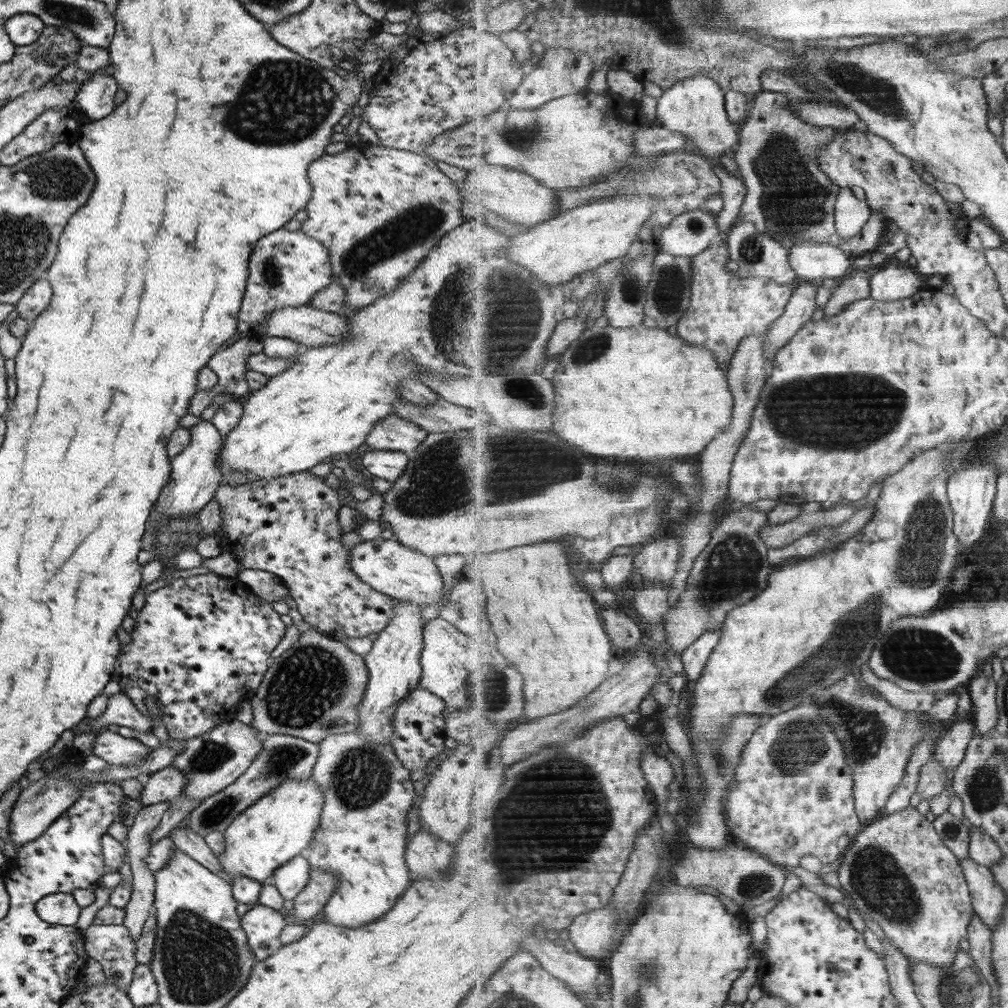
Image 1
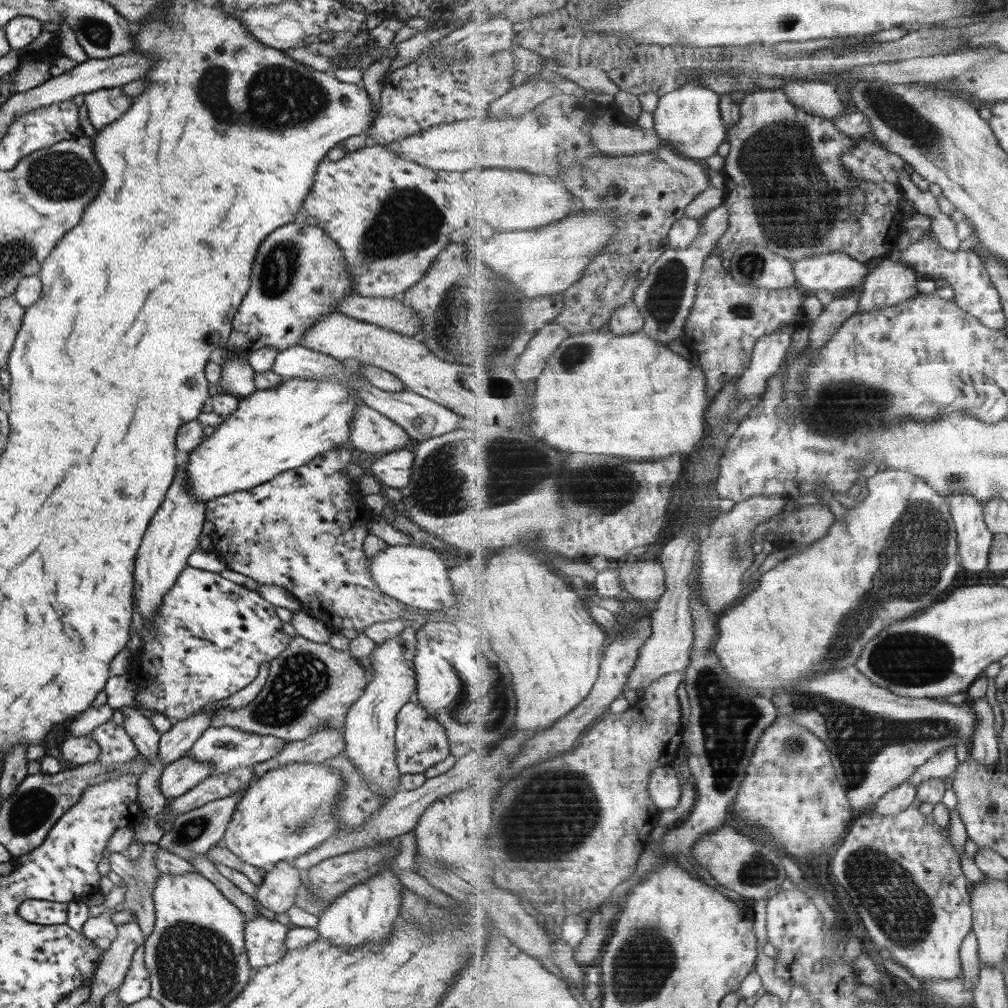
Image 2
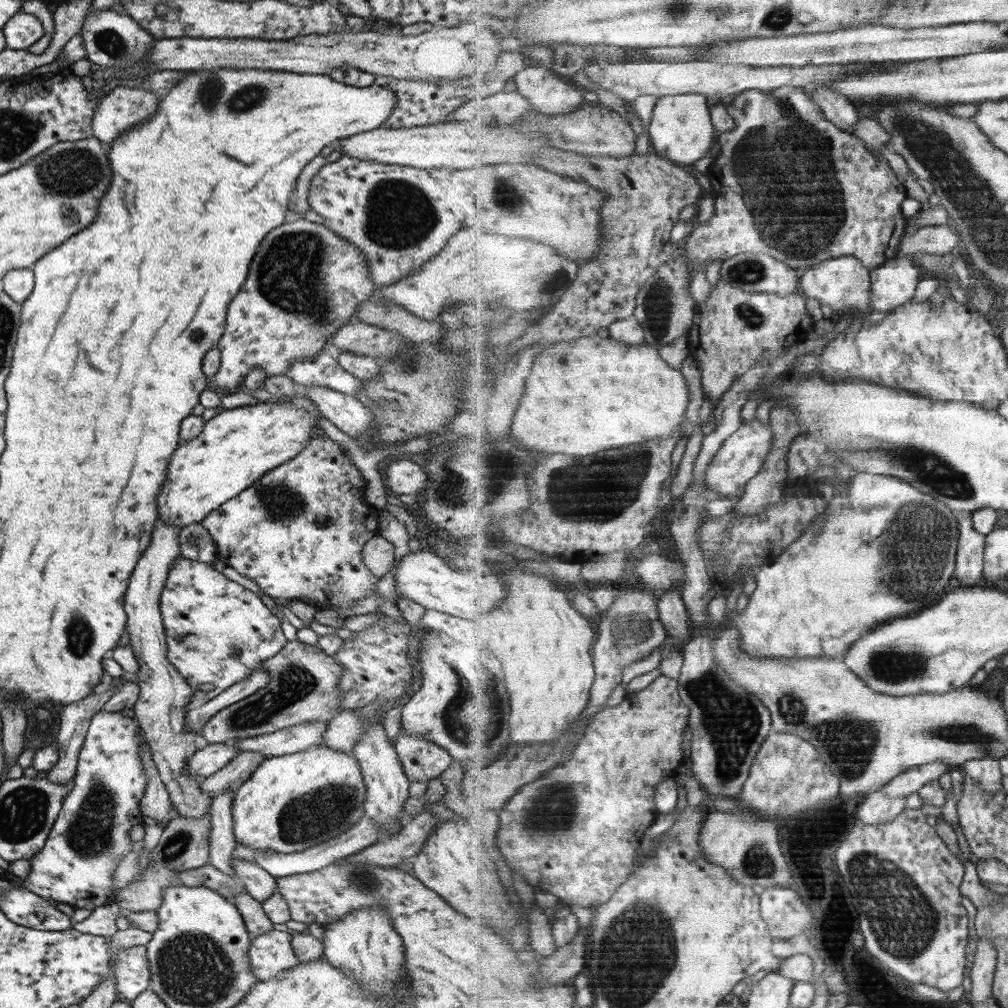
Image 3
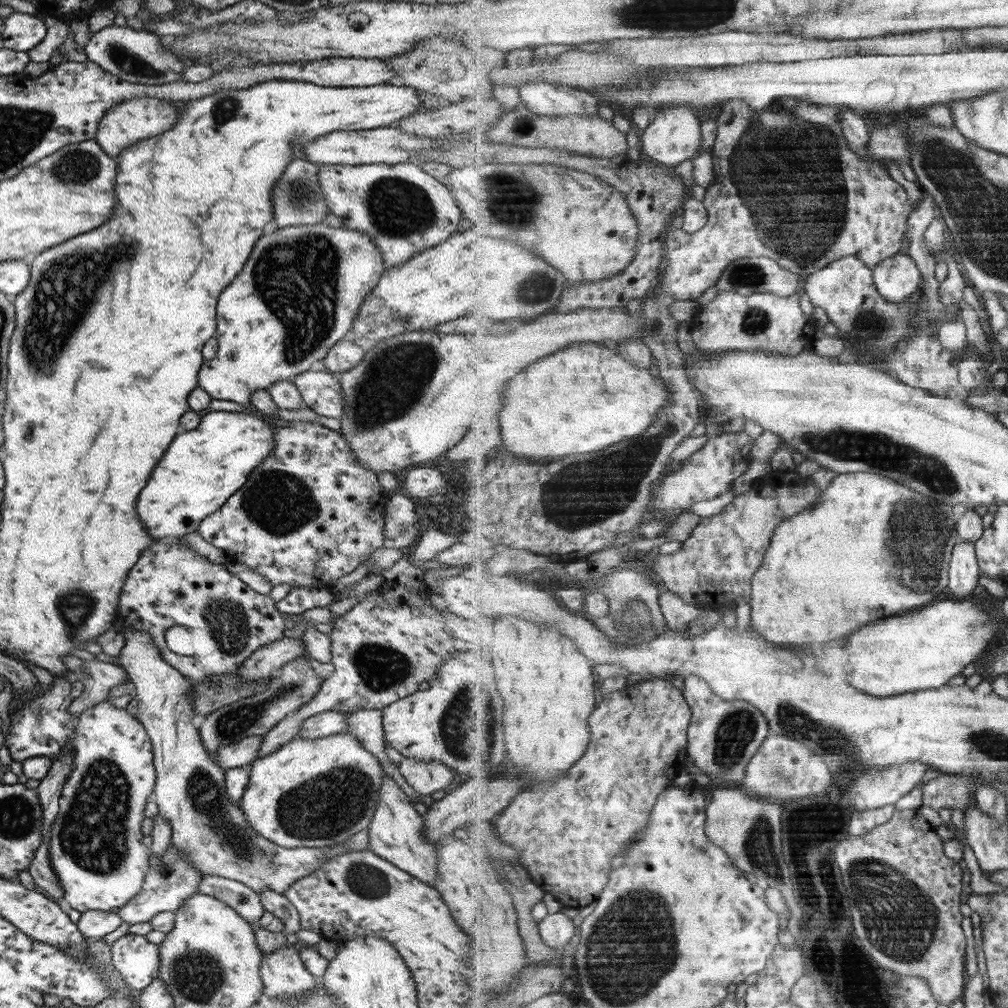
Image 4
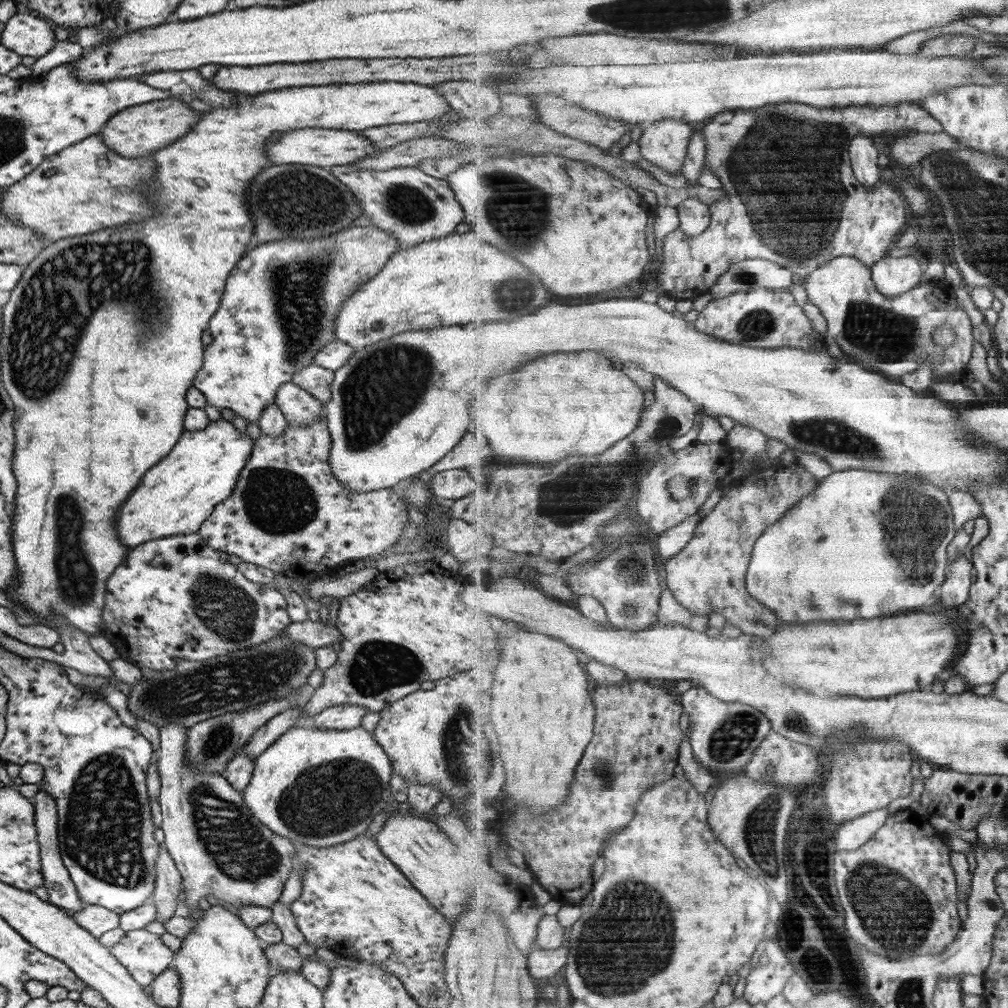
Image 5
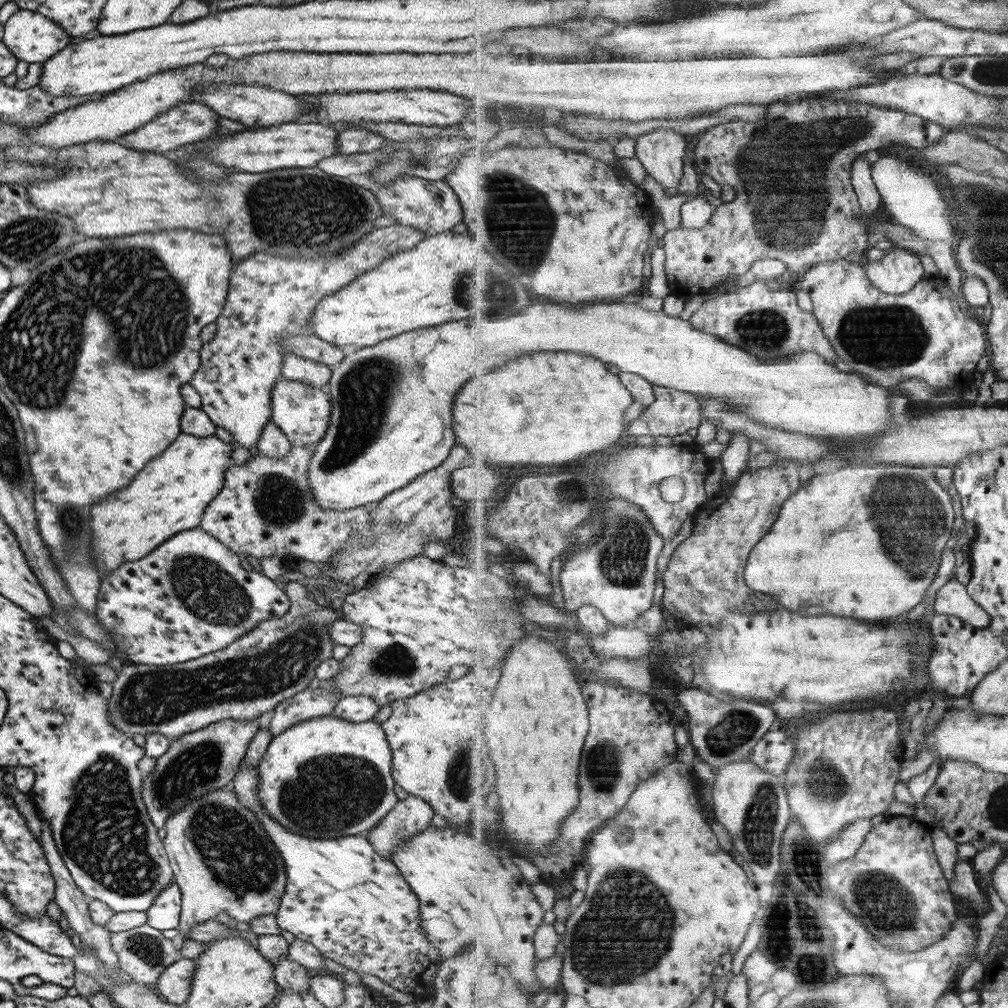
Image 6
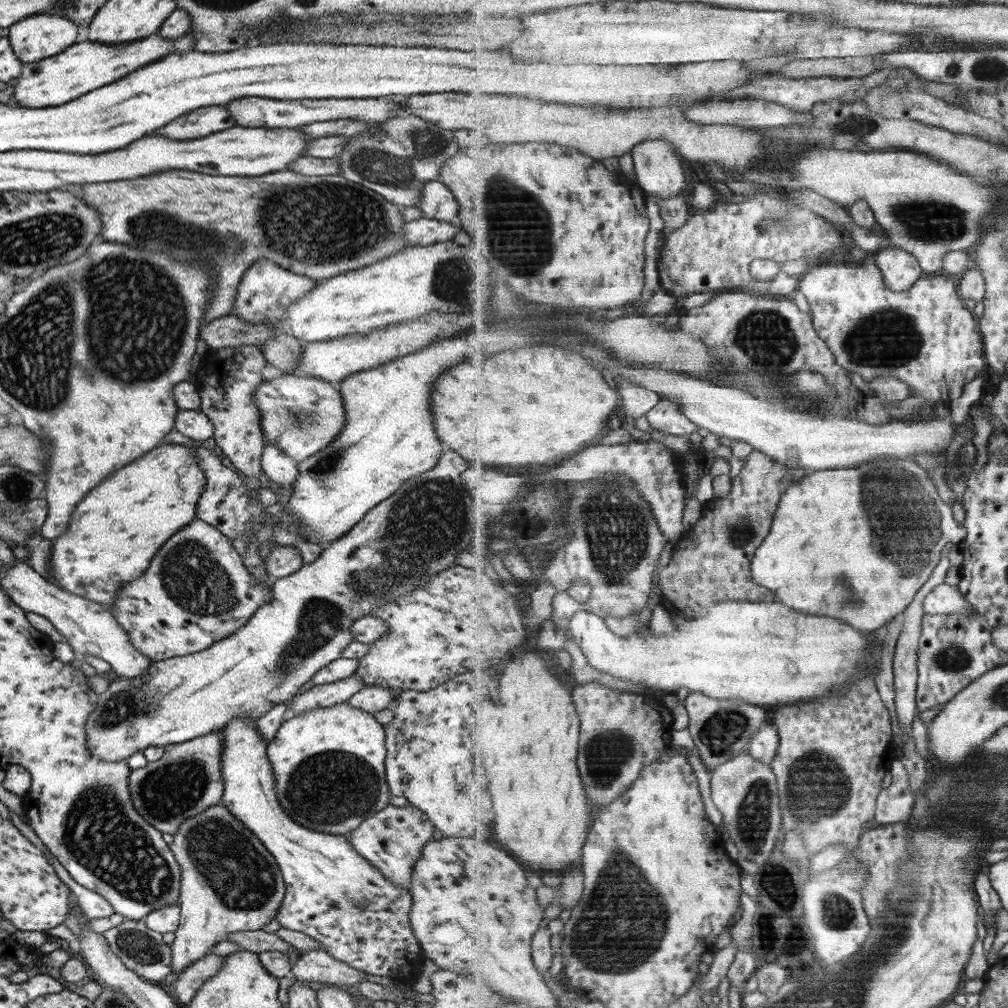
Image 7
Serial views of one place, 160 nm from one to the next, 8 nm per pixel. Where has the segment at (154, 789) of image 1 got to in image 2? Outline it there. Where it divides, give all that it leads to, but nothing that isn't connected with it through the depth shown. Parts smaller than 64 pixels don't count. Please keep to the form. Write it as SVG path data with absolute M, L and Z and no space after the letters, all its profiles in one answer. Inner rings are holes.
M188 755L178 758L162 768L158 778L160 793L174 799L207 778L211 771L210 762L197 762Z

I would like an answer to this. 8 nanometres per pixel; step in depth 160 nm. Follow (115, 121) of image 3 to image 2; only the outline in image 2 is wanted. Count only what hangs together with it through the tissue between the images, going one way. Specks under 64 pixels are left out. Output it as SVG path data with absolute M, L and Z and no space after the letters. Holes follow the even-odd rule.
M120 87L97 89L84 94L85 108L91 126L98 131L121 118L129 110L133 97L125 96Z

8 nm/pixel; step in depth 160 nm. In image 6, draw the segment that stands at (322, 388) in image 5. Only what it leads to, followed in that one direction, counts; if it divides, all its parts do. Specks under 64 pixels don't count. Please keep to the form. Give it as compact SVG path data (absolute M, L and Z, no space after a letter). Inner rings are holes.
M289 352L283 359L280 374L283 379L297 380L315 388L323 387L330 378L330 367L305 360Z

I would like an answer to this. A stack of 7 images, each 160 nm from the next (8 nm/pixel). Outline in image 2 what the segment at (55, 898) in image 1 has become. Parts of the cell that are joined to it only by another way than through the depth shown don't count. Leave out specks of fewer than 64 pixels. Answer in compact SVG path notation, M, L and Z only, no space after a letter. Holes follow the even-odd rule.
M29 899L19 904L16 911L23 920L33 924L63 924L67 918L67 903Z

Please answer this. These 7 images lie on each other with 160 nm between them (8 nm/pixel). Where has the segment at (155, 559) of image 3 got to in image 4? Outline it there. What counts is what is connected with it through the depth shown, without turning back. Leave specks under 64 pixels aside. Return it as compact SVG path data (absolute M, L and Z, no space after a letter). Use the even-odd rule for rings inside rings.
M120 625L119 628L124 633L124 645L117 657L120 667L132 682L132 695L137 699L134 716L142 724L152 746L154 787L151 798L157 805L159 814L169 823L171 844L197 868L201 877L213 875L241 881L241 884L252 888L257 894L263 889L271 889L282 894L295 881L307 877L312 872L318 872L324 862L348 850L343 843L321 848L281 848L250 828L242 809L226 797L224 770L209 756L201 743L197 726L193 725L194 710L190 682L161 658L147 631L134 629L131 625Z

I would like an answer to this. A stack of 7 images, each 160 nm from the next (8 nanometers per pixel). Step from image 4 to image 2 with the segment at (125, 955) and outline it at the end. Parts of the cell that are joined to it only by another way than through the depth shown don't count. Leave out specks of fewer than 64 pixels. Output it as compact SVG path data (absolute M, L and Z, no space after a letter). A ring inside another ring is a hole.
M139 946L132 955L129 969L117 988L117 998L124 1005L134 1004L149 997L150 980L143 959L144 946Z

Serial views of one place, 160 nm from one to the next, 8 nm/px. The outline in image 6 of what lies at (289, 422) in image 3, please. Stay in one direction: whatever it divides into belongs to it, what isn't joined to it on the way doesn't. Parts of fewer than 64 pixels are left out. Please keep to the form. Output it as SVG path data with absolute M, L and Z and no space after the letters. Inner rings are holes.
M180 432L161 455L145 464L127 488L93 504L91 548L100 578L124 562L139 560L177 532L198 527L205 507L223 487L223 473L232 466L229 455L233 448L214 434L199 438Z

